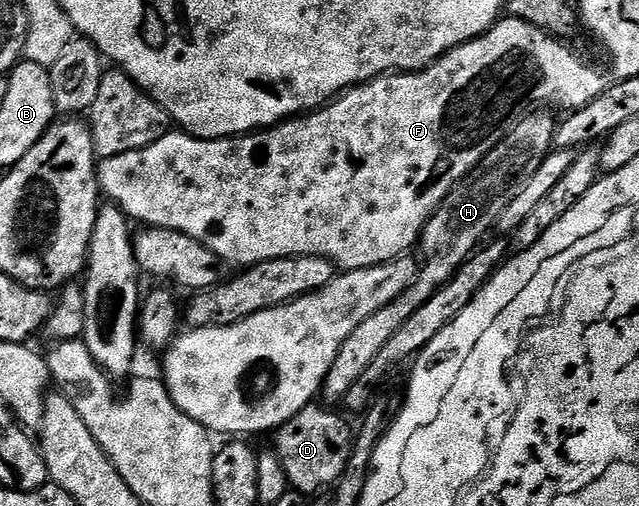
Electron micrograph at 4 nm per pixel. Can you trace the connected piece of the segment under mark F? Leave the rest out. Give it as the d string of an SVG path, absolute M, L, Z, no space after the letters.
M503 18L494 24L488 32L482 32L472 40L466 40L461 46L451 48L439 57L430 68L421 72L392 72L367 80L340 92L330 104L315 109L301 116L292 116L272 128L264 128L257 132L248 132L241 136L226 136L220 140L203 140L192 136L190 132L172 130L162 136L153 146L145 146L141 150L129 150L129 154L117 154L100 159L97 164L99 187L102 195L110 203L124 212L132 221L144 220L144 225L153 228L168 228L174 232L185 234L201 246L213 250L228 266L250 266L269 262L273 258L289 258L290 256L320 256L331 260L336 269L352 272L362 268L372 268L378 264L390 264L400 256L410 253L411 247L420 243L423 227L442 204L455 185L466 180L471 171L497 146L511 131L520 114L534 109L536 106L551 106L556 100L565 110L584 108L597 94L608 87L608 81L595 68L590 68L573 49L570 43L558 36L552 36L545 29L531 25L529 21L516 18Z

